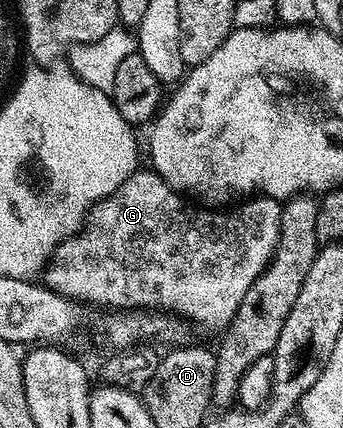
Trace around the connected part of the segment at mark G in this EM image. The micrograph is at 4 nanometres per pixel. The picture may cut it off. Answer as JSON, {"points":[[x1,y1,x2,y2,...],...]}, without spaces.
{"points":[[153,170,133,172,111,196,95,204,82,229,55,250,44,269,44,283,61,296,86,306,99,304,106,308,102,310,161,310,173,312,194,326,225,329,238,313,252,282,270,265,280,238,282,204,265,194,247,200,247,204,231,212,211,210,191,202]]}

